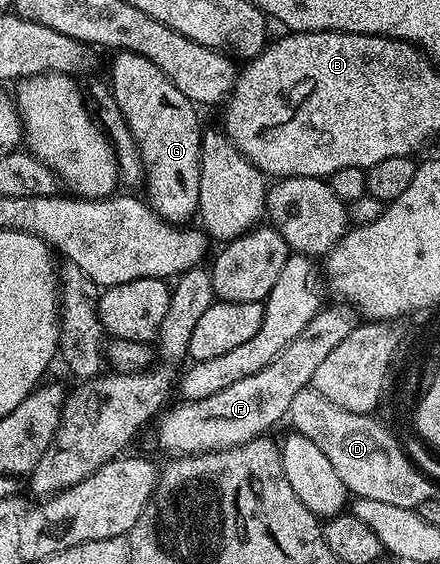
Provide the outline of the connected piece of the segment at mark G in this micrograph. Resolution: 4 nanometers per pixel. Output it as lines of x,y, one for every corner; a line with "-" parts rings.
119,50
113,57
114,63
110,66
108,85
114,95
116,104
120,108
120,112
124,116
124,120
128,124
128,128
132,132
132,136
136,140
136,144
140,148
140,156
146,169
144,186
145,189
150,189
150,196
148,196
149,206
166,222
175,224
189,223
191,221
189,218
195,217
198,214
198,201
200,200
200,160
202,159
202,131
204,126
203,123
198,123
199,107
195,103
190,102
188,96
184,96
184,92
180,92
180,88
176,88
176,84
172,84
172,80
168,80
168,76
164,76
164,72
160,72
160,68
156,68
156,64
152,64
152,60
148,60
131,50

